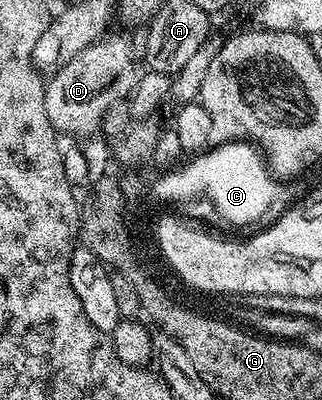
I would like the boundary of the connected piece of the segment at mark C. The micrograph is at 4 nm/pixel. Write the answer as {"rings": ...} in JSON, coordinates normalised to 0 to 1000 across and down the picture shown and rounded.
{"rings":[[[699,355],[661,365],[624,385],[599,390],[571,418],[525,425],[494,453],[484,470],[488,500],[522,513],[547,513],[584,523],[602,543],[658,543],[671,538],[683,550],[739,568],[783,563],[826,540],[851,518],[854,535],[873,535],[910,505],[907,478],[885,455],[860,453],[820,410],[804,375],[770,355]]]}

